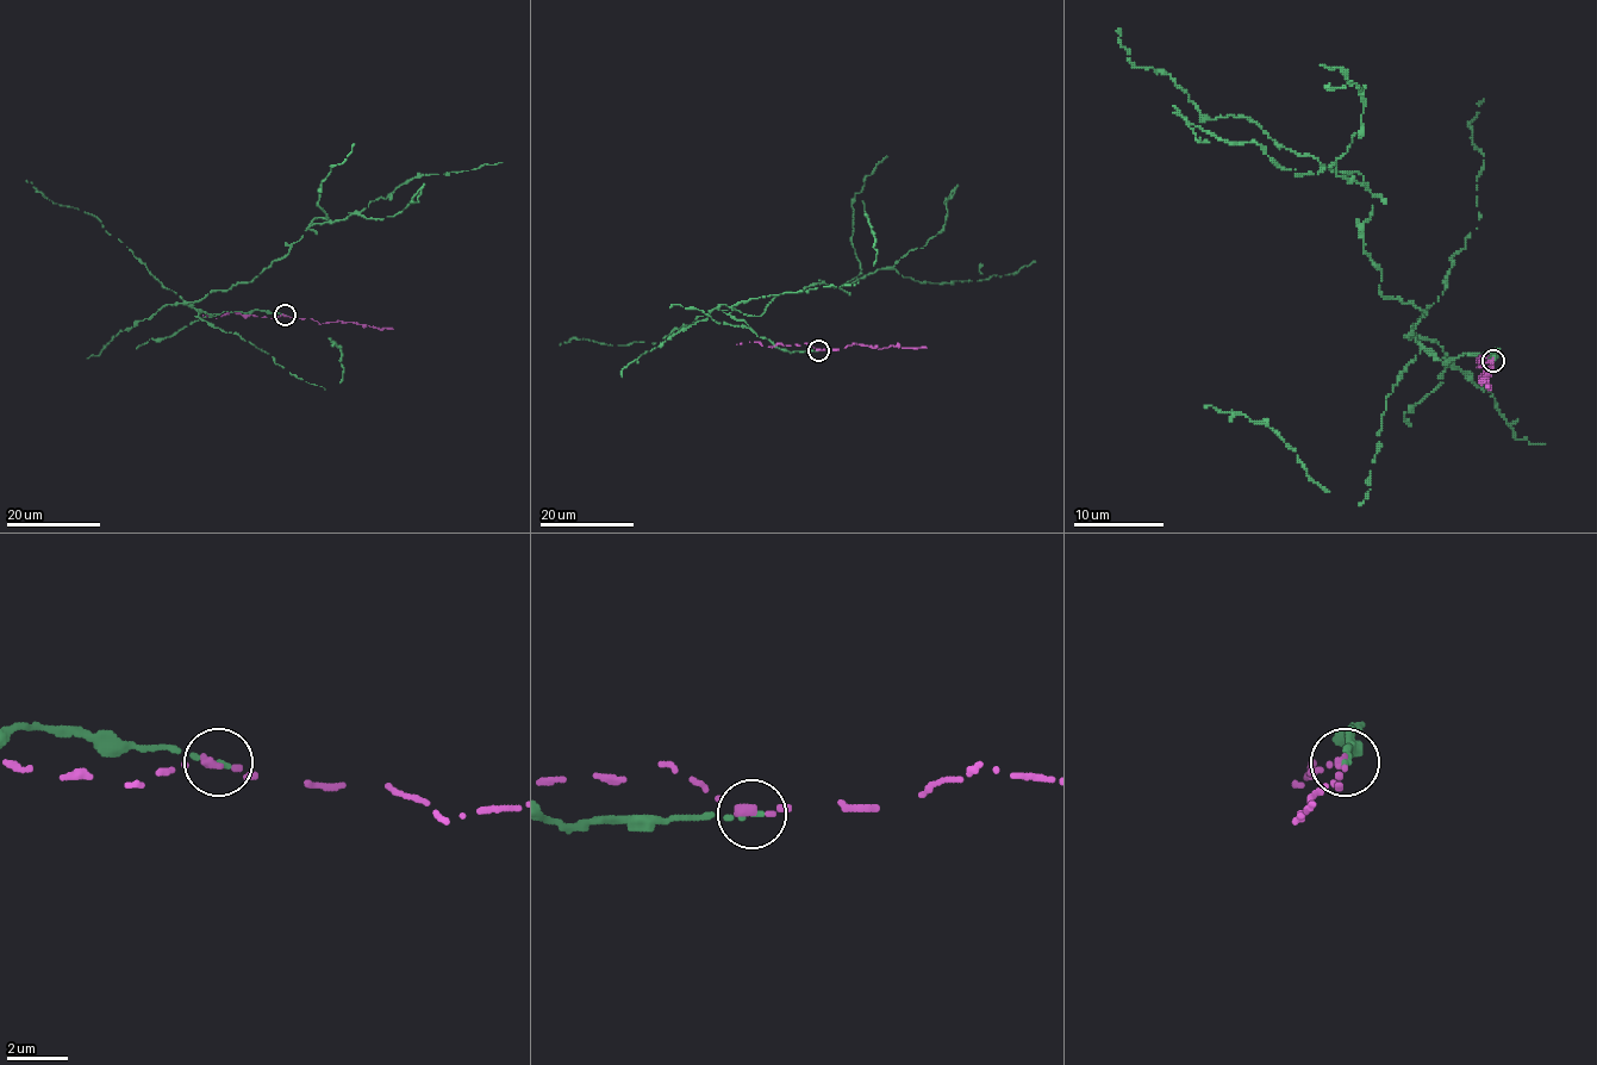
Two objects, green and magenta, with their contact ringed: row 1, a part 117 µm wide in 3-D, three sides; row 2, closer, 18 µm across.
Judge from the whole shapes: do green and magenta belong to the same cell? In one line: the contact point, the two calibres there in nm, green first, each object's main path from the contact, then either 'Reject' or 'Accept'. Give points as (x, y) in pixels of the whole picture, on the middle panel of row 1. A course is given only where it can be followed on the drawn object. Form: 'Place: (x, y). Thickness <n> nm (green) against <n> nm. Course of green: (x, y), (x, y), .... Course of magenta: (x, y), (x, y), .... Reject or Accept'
Place: (818, 350). Thickness 140 nm (green) against 300 nm. Course of green: (818, 350), (779, 349), (719, 306), (760, 316), (784, 292), (841, 287), (879, 269), (946, 284), (1035, 261). Course of magenta: (818, 350), (846, 348), (854, 343), (878, 349), (891, 346), (927, 348). Reject

